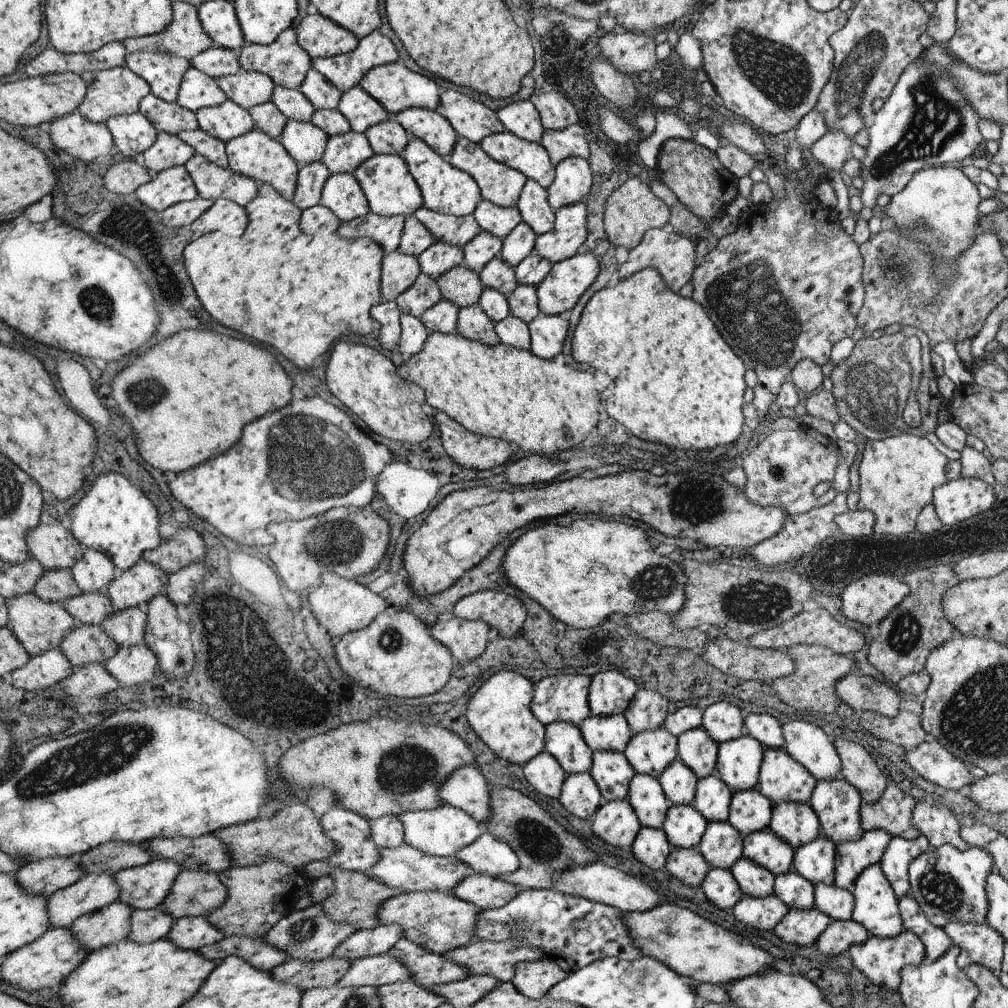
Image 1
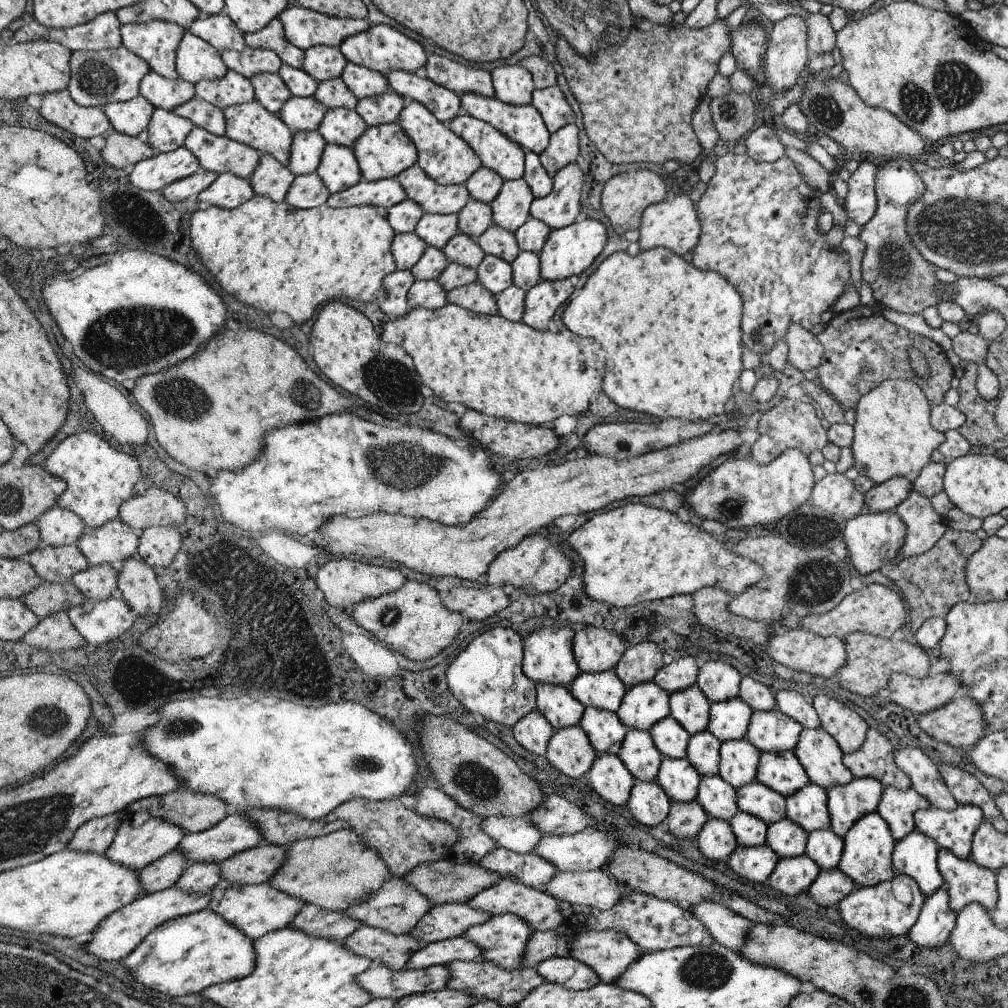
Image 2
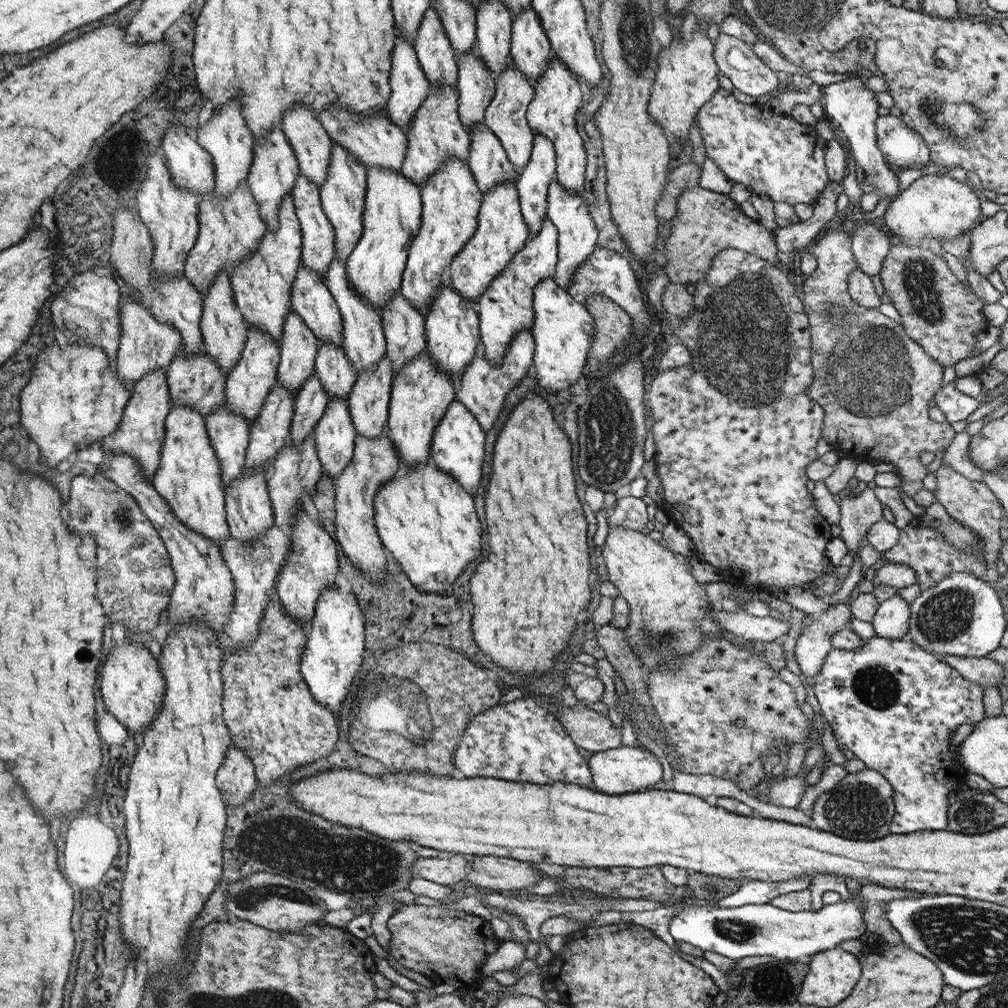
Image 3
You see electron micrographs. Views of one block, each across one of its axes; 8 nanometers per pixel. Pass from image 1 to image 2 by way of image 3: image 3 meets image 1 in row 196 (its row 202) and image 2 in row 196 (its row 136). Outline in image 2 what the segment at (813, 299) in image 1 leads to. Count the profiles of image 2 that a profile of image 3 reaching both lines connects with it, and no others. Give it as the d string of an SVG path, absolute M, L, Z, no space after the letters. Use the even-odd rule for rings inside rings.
M719 152L715 156L715 172L707 182L707 190L699 198L699 222L701 240L691 252L691 264L699 270L717 272L735 286L743 296L743 346L763 356L787 336L791 324L811 330L823 318L827 308L845 292L849 280L849 256L841 250L841 244L829 248L825 244L827 234L817 232L817 218L823 214L819 192L811 190L801 174L795 170L787 156L771 164L753 162L747 154Z

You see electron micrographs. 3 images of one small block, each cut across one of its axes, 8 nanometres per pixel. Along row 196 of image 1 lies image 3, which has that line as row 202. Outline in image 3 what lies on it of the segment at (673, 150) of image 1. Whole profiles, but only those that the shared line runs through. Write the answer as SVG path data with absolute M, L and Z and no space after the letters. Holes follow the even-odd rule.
M695 186L685 188L685 192L675 202L677 216L669 218L665 224L671 228L671 234L665 238L665 256L659 256L671 284L695 284L697 280L703 280L717 252L729 248L759 256L759 260L765 260L771 266L777 262L777 246L773 240L773 232L765 230L761 224L745 216L741 208L725 194Z

